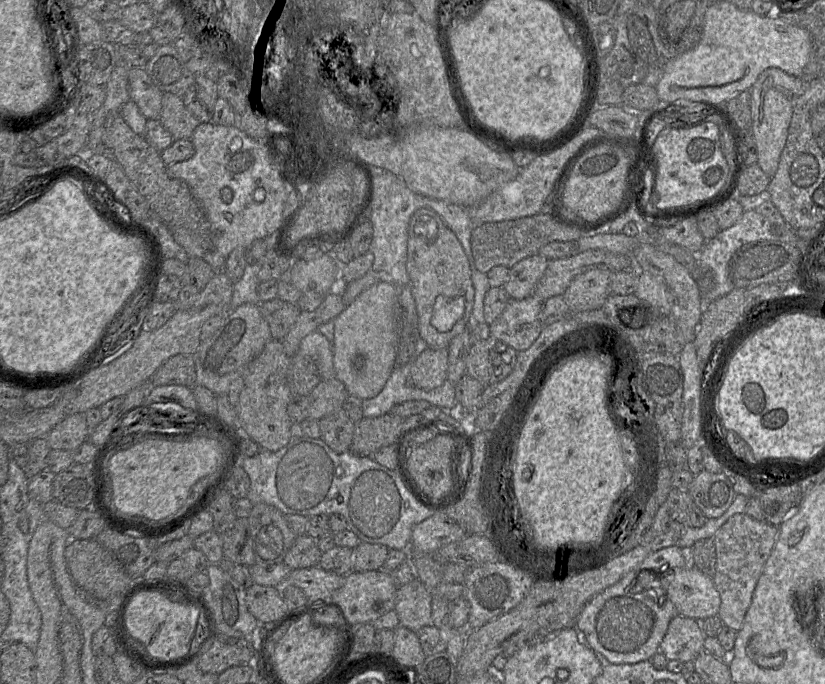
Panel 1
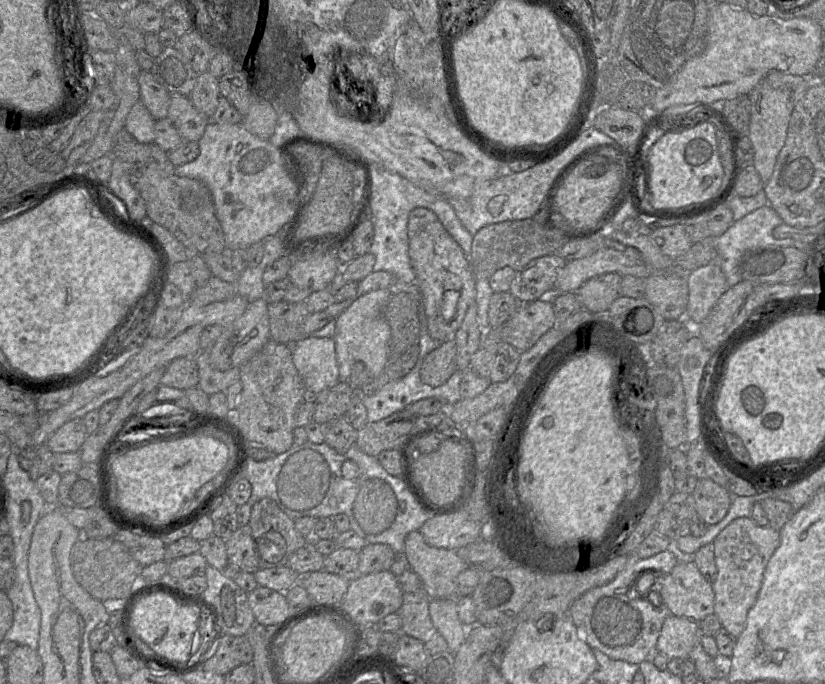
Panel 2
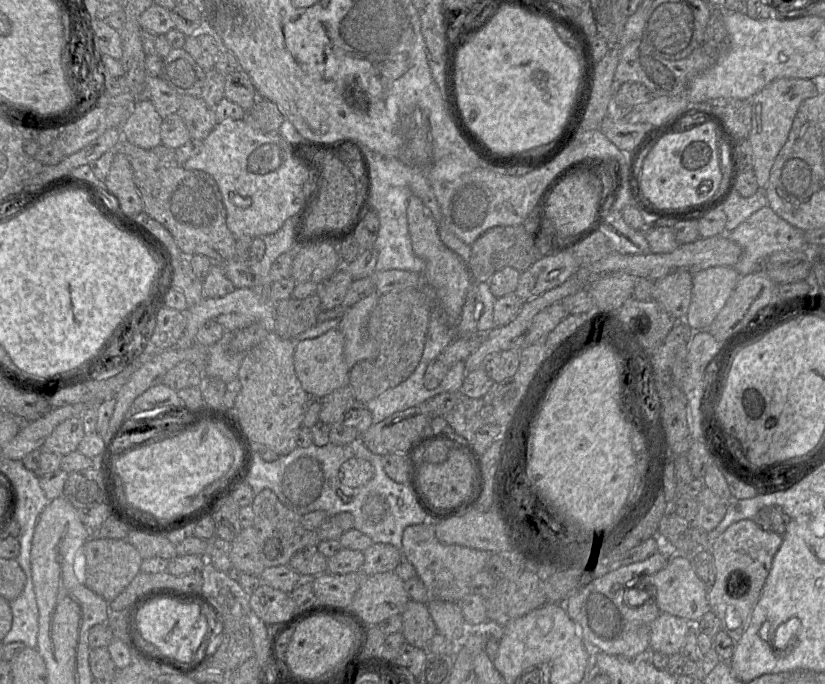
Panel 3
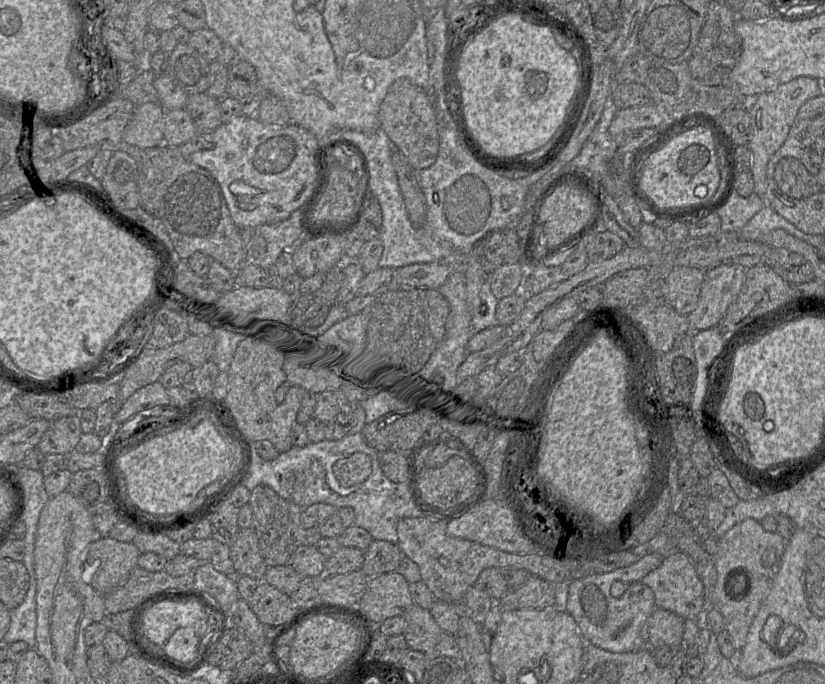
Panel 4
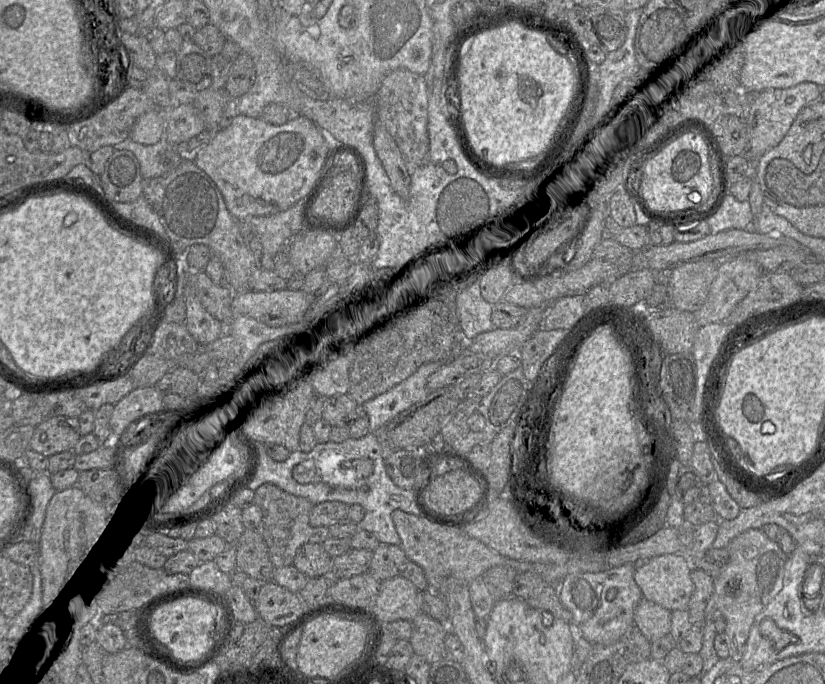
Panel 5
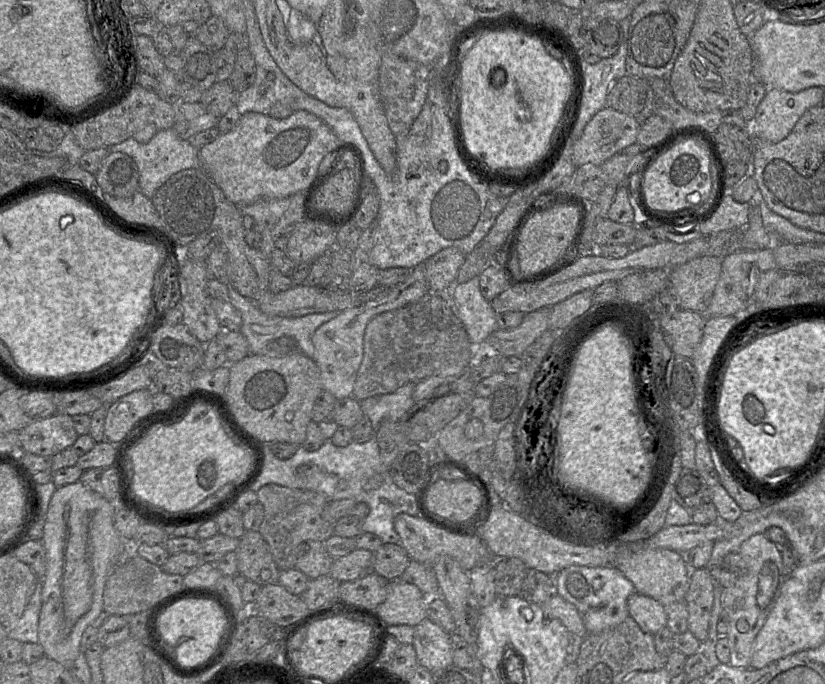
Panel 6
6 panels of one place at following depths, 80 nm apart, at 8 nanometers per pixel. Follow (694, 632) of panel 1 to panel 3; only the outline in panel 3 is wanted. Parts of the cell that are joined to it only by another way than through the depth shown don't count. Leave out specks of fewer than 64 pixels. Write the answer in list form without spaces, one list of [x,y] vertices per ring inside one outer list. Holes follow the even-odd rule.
[[[661,612],[651,624],[650,650],[668,656],[680,653],[691,625],[683,618]]]

